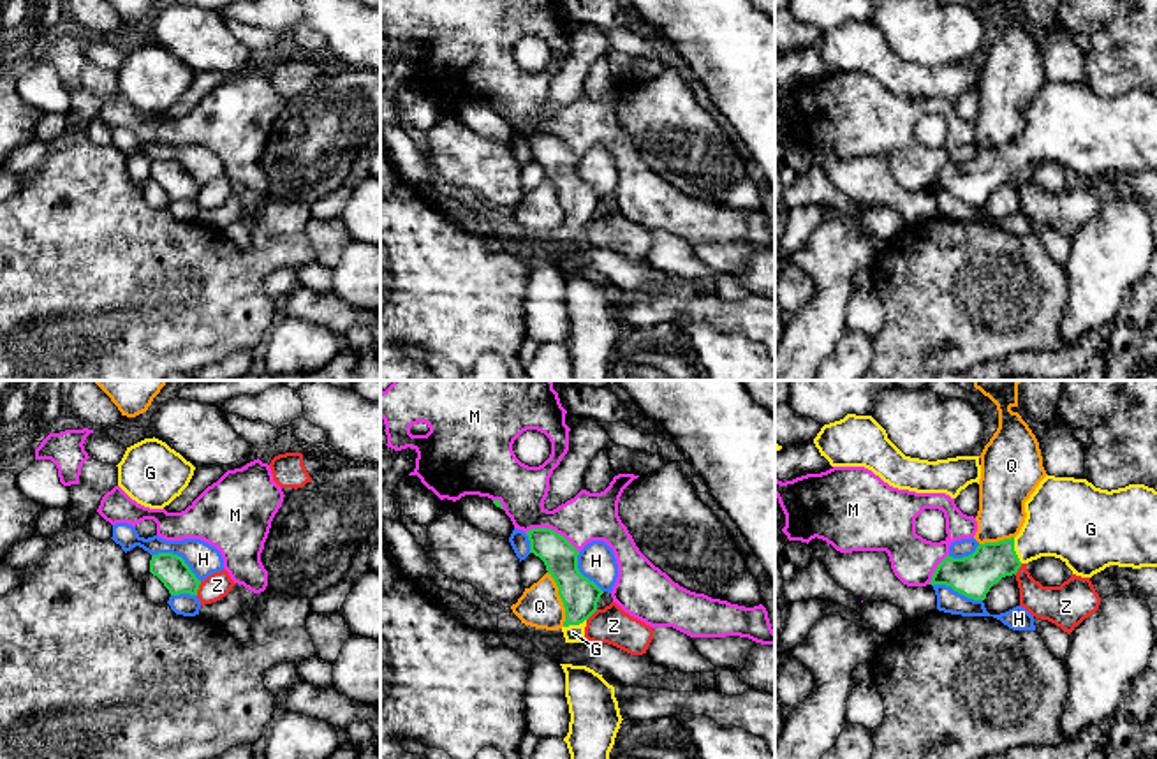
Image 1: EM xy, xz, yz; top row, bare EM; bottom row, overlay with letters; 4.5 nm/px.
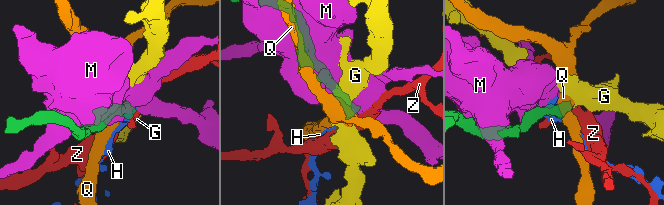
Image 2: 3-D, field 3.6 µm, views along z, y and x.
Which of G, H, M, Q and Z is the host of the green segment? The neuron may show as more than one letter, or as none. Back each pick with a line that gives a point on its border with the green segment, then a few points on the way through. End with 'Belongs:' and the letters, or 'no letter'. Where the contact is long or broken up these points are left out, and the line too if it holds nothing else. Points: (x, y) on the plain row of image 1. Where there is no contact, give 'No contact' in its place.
G: Touches green at yz (1013, 155). Path across: yz (972, 182), (1013, 155), (1022, 155), (1061, 129)
Belongs: G

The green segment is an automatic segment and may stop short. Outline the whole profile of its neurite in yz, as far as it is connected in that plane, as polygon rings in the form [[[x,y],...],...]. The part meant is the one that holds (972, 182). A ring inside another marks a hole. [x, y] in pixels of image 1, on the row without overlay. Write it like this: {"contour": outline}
{"contour": [[[1046,81],[1025,107],[1025,118],[1025,129],[1016,143],[979,150],[963,164],[947,160],[937,171],[930,190],[946,190],[969,204],[984,206],[995,188],[1041,162],[1060,164],[1081,183],[1092,183],[1109,171],[1157,173],[1157,97],[1153,93],[1129,90],[1108,97],[1087,85]]]}

